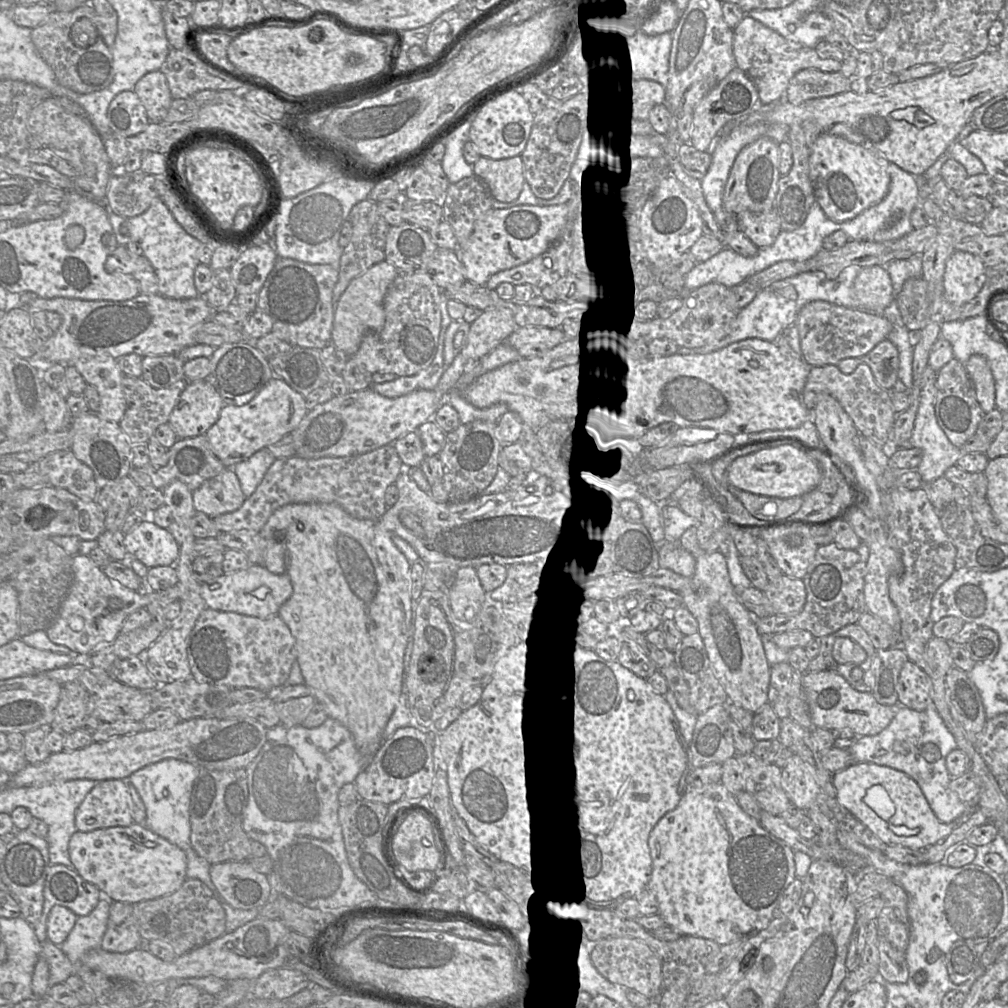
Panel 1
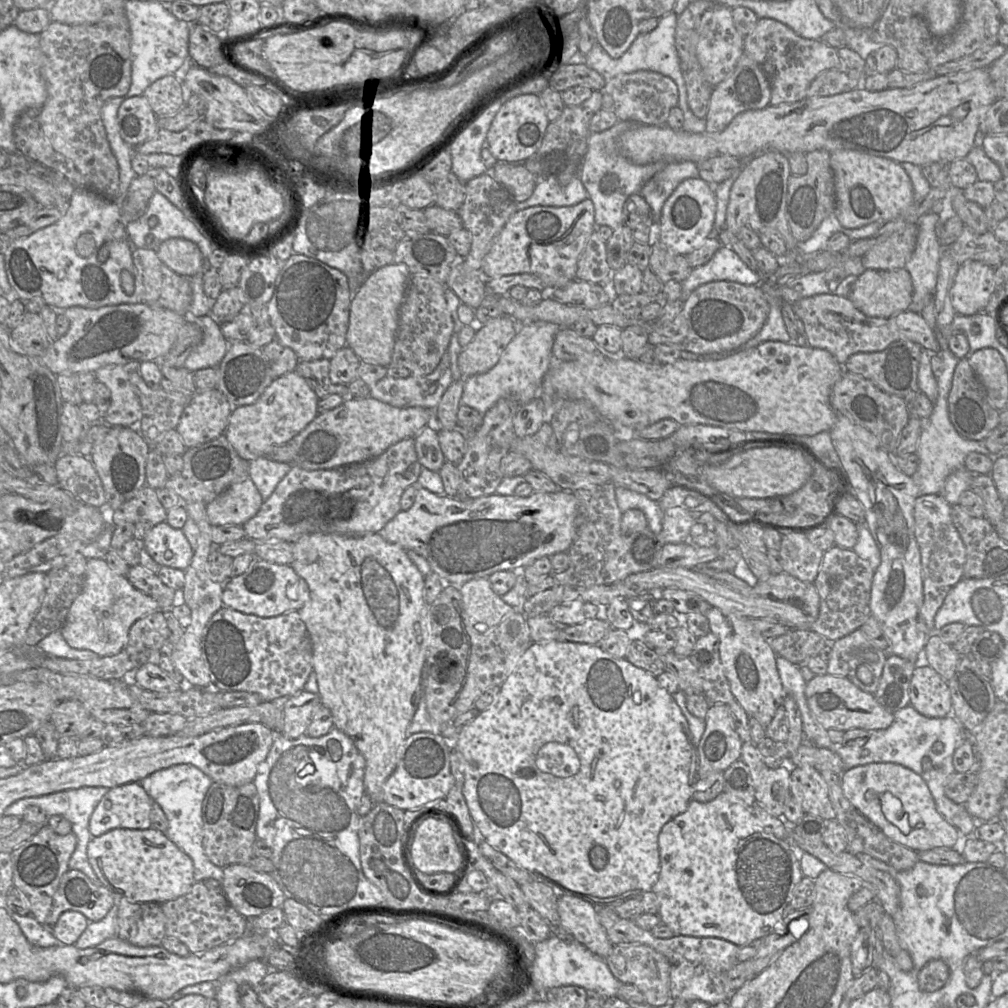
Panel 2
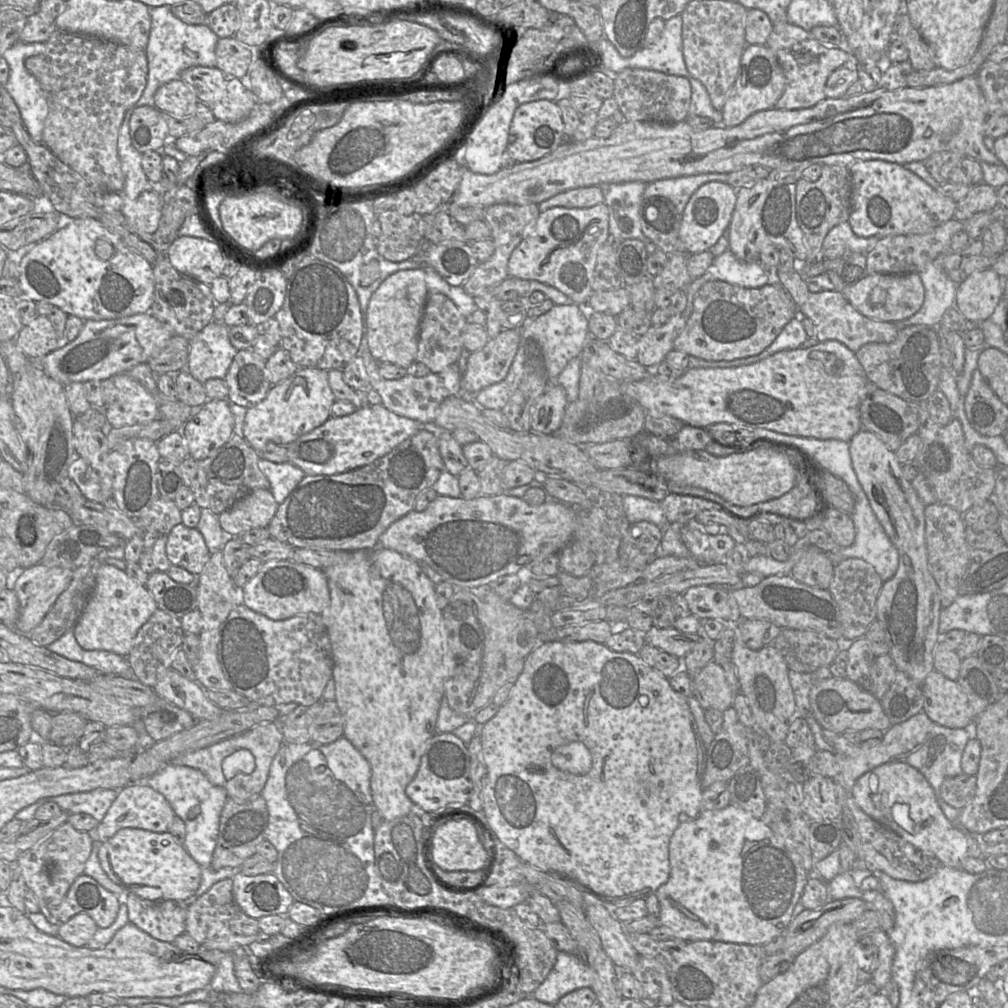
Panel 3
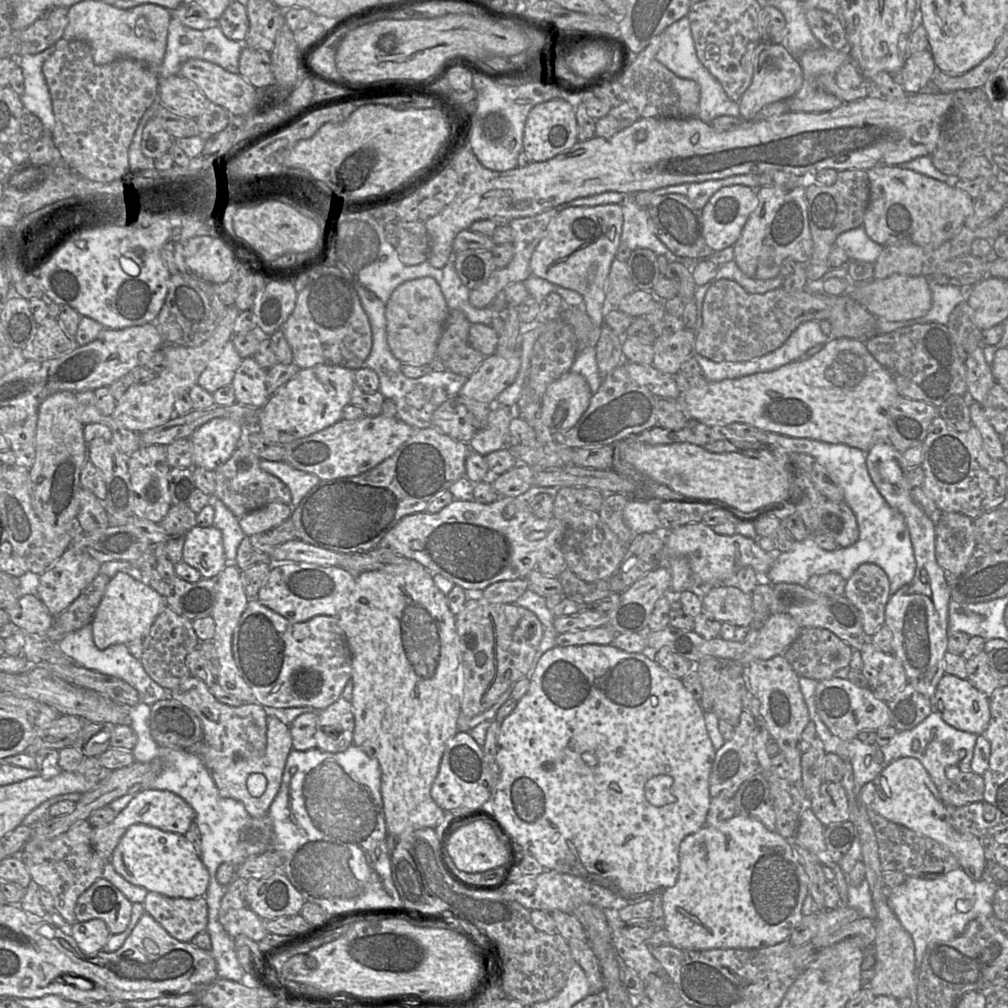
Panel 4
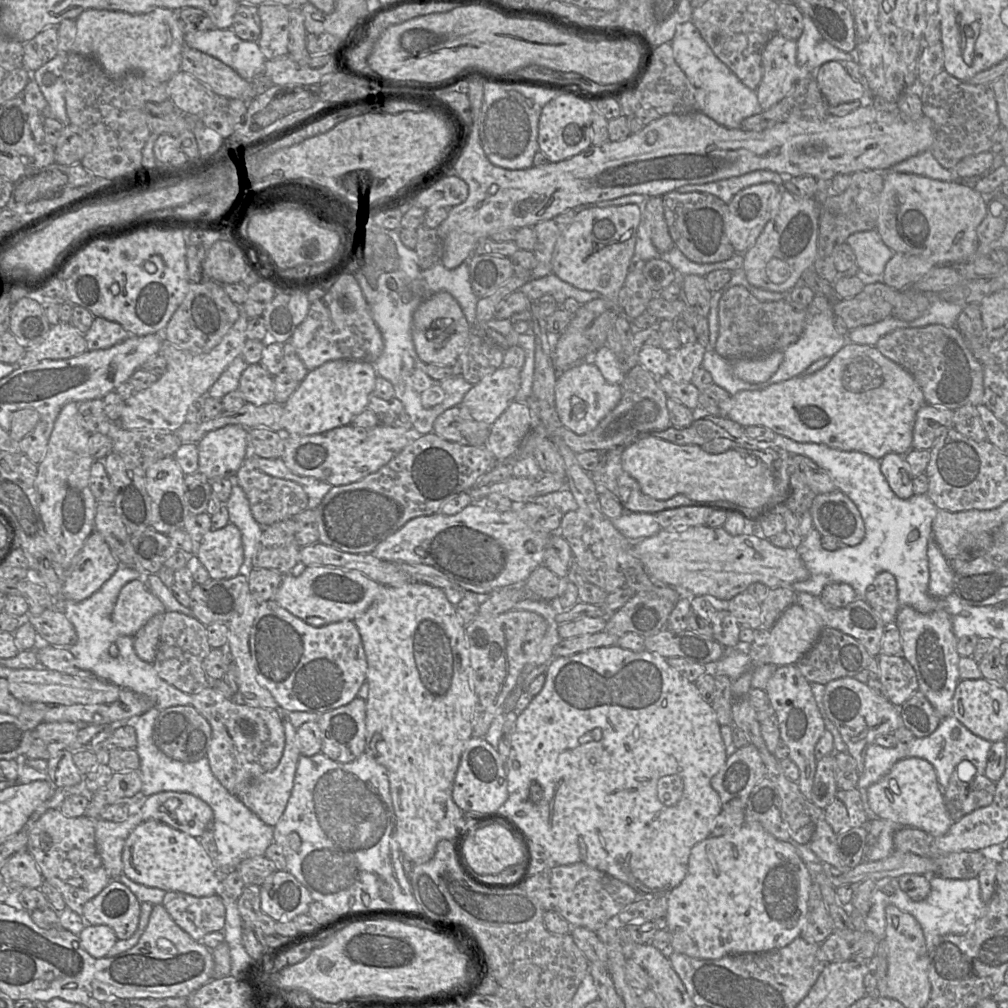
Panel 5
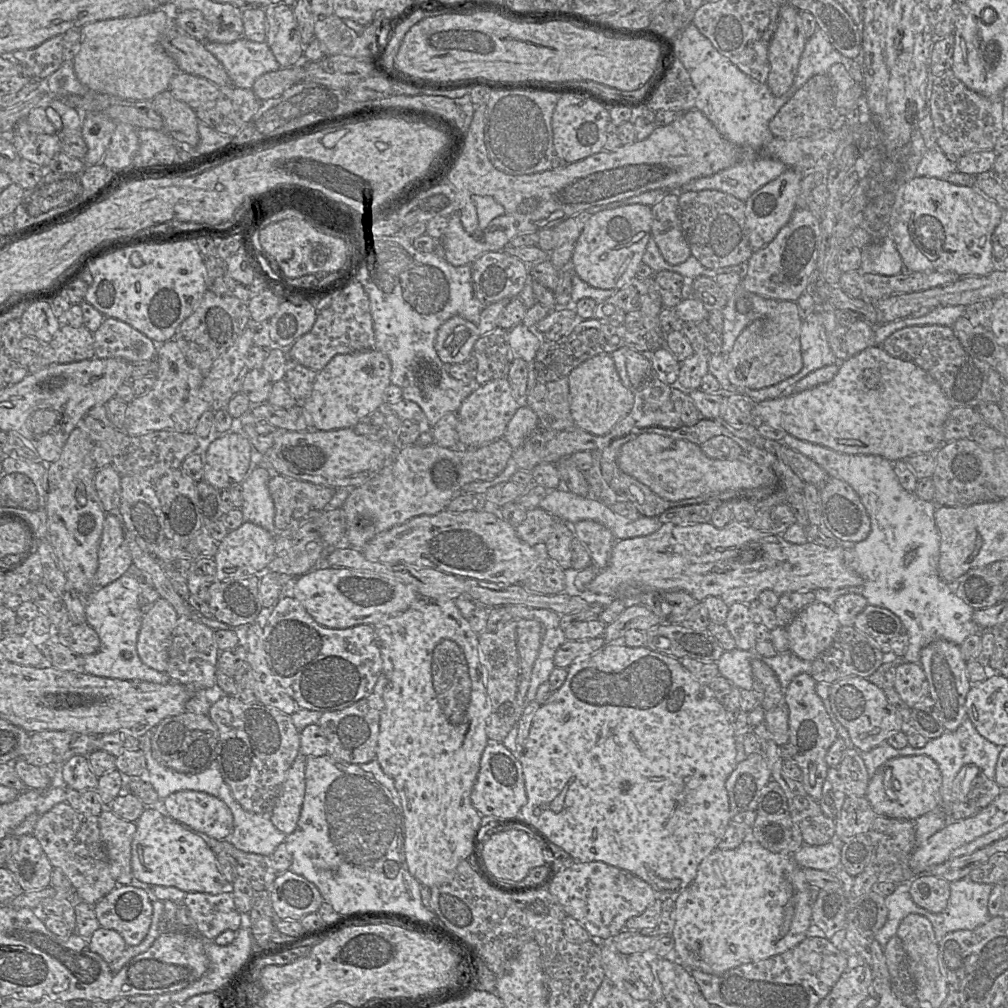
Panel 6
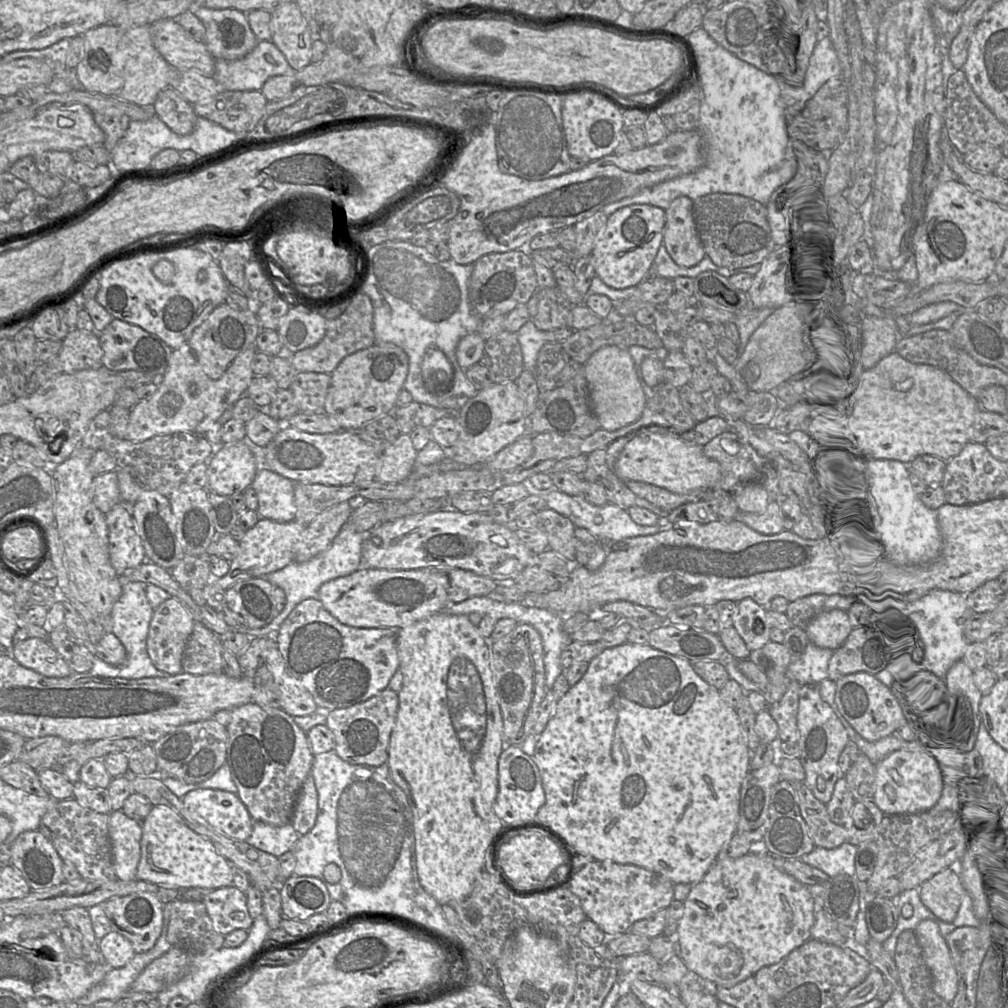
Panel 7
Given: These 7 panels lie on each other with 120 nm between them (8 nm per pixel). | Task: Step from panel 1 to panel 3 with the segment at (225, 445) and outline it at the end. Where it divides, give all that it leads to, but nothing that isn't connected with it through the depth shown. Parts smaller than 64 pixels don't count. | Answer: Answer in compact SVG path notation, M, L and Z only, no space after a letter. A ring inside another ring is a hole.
M301 368L289 378L272 385L261 402L247 409L243 437L255 451L268 443L287 446L326 422L331 417L330 410L335 401L327 370Z

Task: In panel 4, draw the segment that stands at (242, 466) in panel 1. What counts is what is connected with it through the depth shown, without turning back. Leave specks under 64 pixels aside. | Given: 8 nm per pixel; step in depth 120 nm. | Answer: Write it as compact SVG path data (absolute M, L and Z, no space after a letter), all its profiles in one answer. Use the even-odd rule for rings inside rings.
M259 460L261 469L280 479L291 492L289 506L295 509L305 495L318 484L320 478L314 474L297 470L284 461Z

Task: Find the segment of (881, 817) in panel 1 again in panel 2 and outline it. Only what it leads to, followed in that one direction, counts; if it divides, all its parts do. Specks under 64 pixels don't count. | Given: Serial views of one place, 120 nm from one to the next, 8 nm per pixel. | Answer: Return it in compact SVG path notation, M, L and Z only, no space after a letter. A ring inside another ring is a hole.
M891 762L869 763L844 770L840 775L844 796L889 839L914 851L953 848L958 830L936 808L924 779L911 769Z

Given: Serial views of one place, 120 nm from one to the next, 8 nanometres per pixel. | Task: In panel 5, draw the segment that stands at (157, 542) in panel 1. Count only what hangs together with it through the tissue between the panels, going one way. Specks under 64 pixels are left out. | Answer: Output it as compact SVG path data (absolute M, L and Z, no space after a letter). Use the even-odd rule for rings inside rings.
M232 523L217 530L210 530L204 534L196 546L194 555L207 569L211 579L230 579L241 574L245 569L241 532Z

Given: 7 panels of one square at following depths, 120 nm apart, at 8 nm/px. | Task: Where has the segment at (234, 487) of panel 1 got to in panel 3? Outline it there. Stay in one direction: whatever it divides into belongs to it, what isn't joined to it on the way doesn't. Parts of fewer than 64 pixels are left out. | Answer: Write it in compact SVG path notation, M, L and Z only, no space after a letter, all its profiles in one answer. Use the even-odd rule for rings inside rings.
M255 489L218 515L223 531L234 537L254 528L264 528L273 519L278 503L268 490Z

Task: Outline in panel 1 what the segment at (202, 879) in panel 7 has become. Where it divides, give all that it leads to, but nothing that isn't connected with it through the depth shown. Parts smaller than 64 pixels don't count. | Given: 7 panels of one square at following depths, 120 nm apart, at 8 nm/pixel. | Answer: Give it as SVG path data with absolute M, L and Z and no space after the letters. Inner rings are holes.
M145 826L101 828L75 832L68 851L74 870L114 901L136 904L176 892L187 879L187 857L176 845Z

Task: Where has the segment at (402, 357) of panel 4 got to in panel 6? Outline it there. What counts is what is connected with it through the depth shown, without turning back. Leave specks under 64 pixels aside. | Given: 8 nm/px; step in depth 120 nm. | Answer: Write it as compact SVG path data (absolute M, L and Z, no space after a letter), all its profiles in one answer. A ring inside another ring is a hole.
M453 316L439 327L435 351L444 364L462 364L471 357L479 337L475 324L460 316Z

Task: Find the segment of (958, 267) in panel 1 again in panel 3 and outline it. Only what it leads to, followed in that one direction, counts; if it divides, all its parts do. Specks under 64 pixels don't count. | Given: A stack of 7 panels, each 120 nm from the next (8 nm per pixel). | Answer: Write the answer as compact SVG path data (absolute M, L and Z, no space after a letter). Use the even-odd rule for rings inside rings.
M992 268L973 272L958 284L955 307L965 318L980 323L991 318L1003 294L1003 278Z

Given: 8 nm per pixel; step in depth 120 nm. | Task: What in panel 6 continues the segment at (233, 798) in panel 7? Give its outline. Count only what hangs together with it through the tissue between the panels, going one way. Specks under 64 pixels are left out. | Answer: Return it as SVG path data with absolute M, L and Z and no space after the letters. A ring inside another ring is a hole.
M182 790L162 800L162 810L193 831L228 840L234 830L233 814L221 799L206 792Z

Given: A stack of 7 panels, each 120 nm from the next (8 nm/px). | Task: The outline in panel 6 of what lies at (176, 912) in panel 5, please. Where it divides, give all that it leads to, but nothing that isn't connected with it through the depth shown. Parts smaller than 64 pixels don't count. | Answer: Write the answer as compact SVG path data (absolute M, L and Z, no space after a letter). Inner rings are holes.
M228 889L220 894L187 892L182 904L195 922L195 930L203 939L214 940L225 930L237 931L241 928L241 912L235 906L233 895Z

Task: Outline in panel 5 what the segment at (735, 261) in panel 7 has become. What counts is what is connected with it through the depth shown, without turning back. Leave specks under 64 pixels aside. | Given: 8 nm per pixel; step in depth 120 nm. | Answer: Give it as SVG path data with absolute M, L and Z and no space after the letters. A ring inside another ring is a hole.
M677 191L663 195L662 199L665 221L674 246L689 260L715 263L728 260L736 253L729 239L729 208L723 200L709 193Z

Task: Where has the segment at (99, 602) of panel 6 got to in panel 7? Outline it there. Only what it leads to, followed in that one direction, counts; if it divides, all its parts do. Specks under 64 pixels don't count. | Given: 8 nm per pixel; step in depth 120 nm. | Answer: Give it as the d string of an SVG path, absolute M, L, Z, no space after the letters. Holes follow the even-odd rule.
M125 581L122 594L113 606L108 618L108 630L113 633L126 649L127 658L122 665L111 665L100 659L94 661L90 674L104 678L140 679L147 677L165 677L167 673L157 669L147 653L147 636L154 608L150 605L145 583Z

